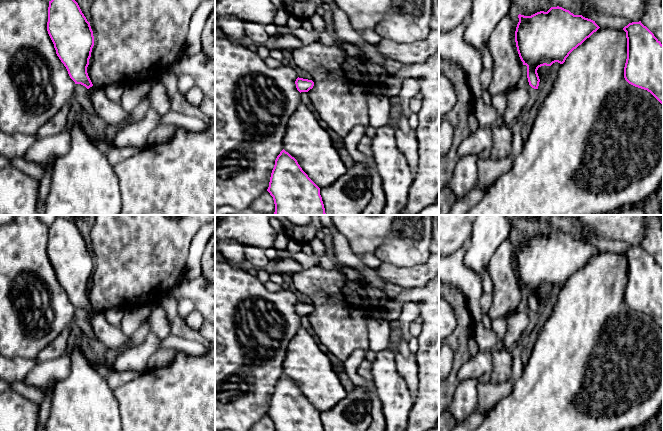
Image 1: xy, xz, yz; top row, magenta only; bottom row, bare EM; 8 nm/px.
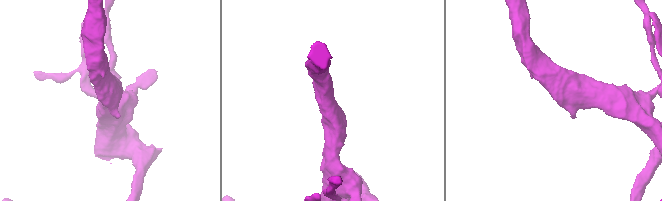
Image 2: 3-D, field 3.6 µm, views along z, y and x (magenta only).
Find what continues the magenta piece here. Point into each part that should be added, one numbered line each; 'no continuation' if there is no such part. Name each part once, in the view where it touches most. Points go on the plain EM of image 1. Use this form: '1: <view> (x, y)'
1: xy (110, 336)

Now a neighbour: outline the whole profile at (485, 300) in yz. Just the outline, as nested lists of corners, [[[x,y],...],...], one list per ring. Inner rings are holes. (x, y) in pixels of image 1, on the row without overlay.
[[[482,293],[478,299],[481,314],[488,314],[492,306],[492,295]]]

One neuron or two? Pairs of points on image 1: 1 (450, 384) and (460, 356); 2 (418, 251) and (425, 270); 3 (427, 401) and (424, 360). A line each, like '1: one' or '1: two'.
1: one
2: two
3: one

